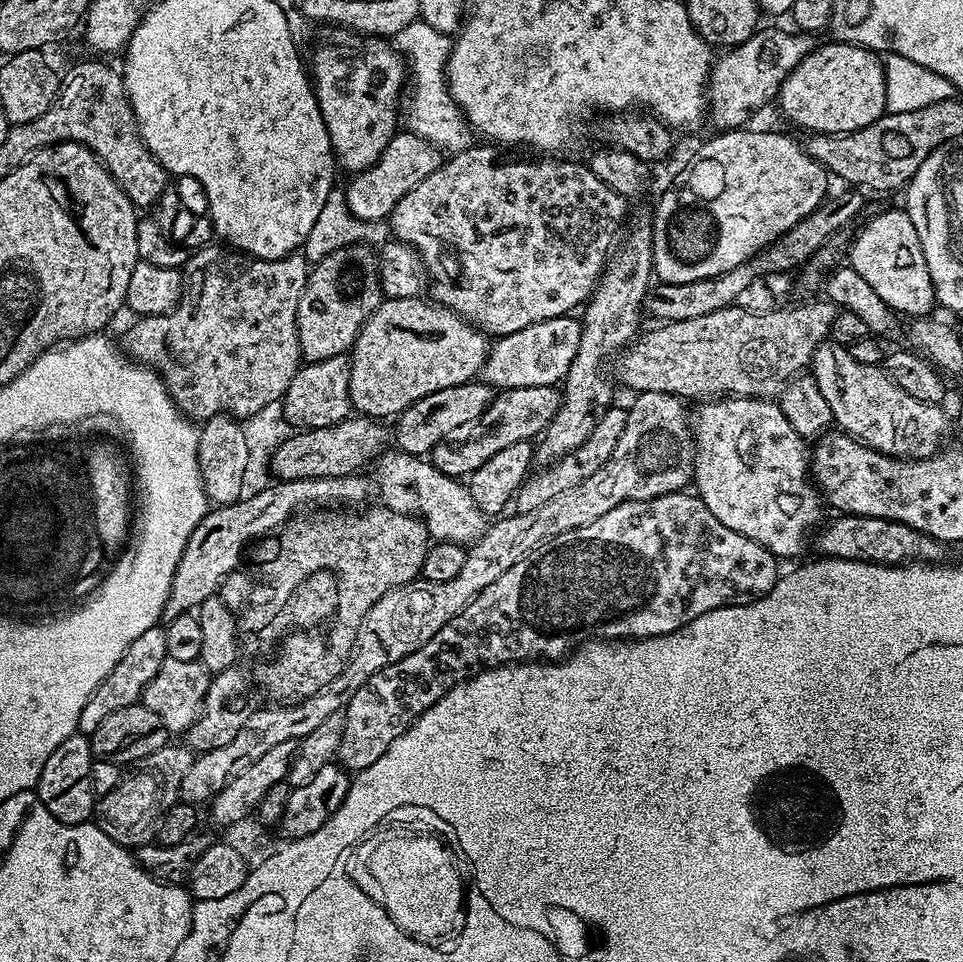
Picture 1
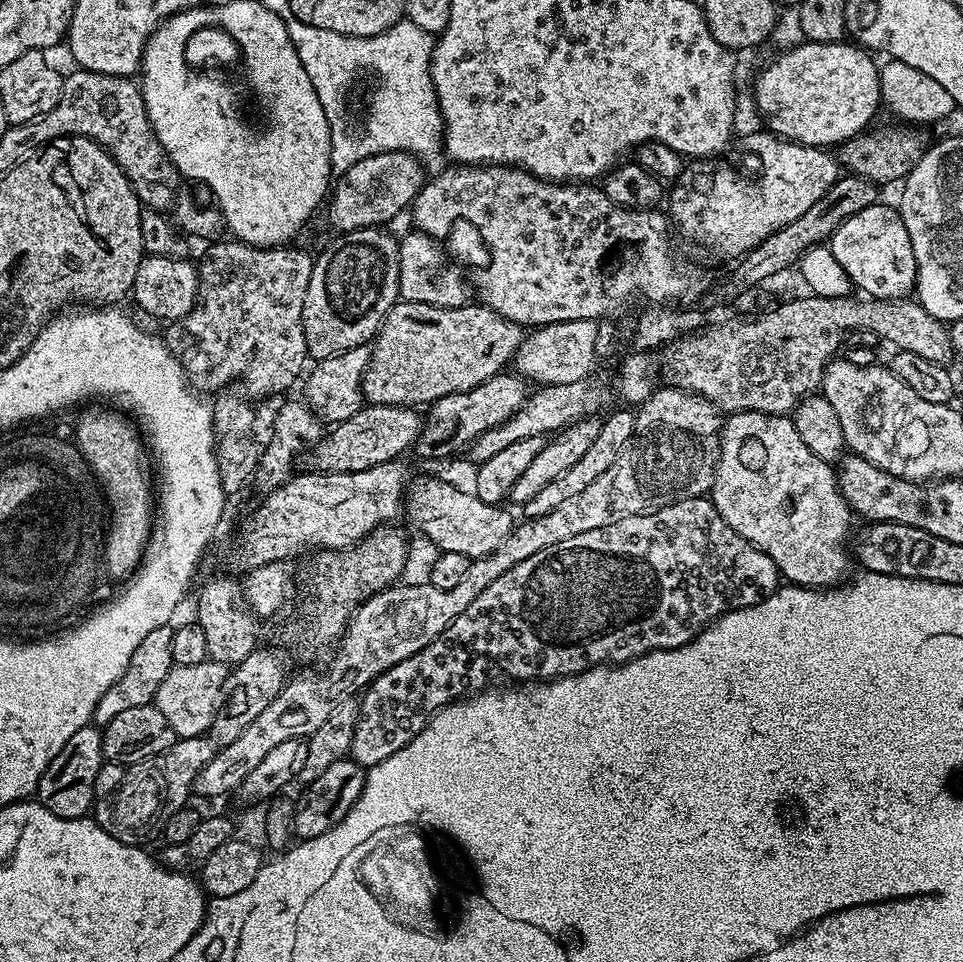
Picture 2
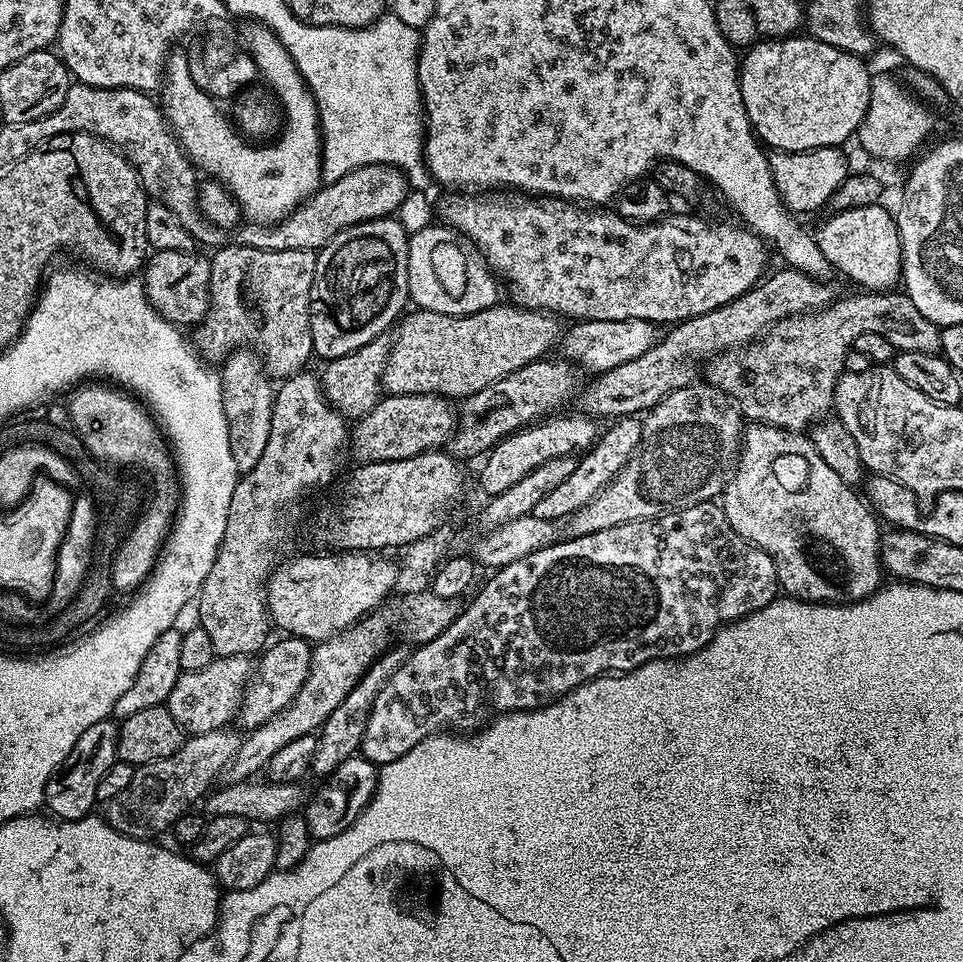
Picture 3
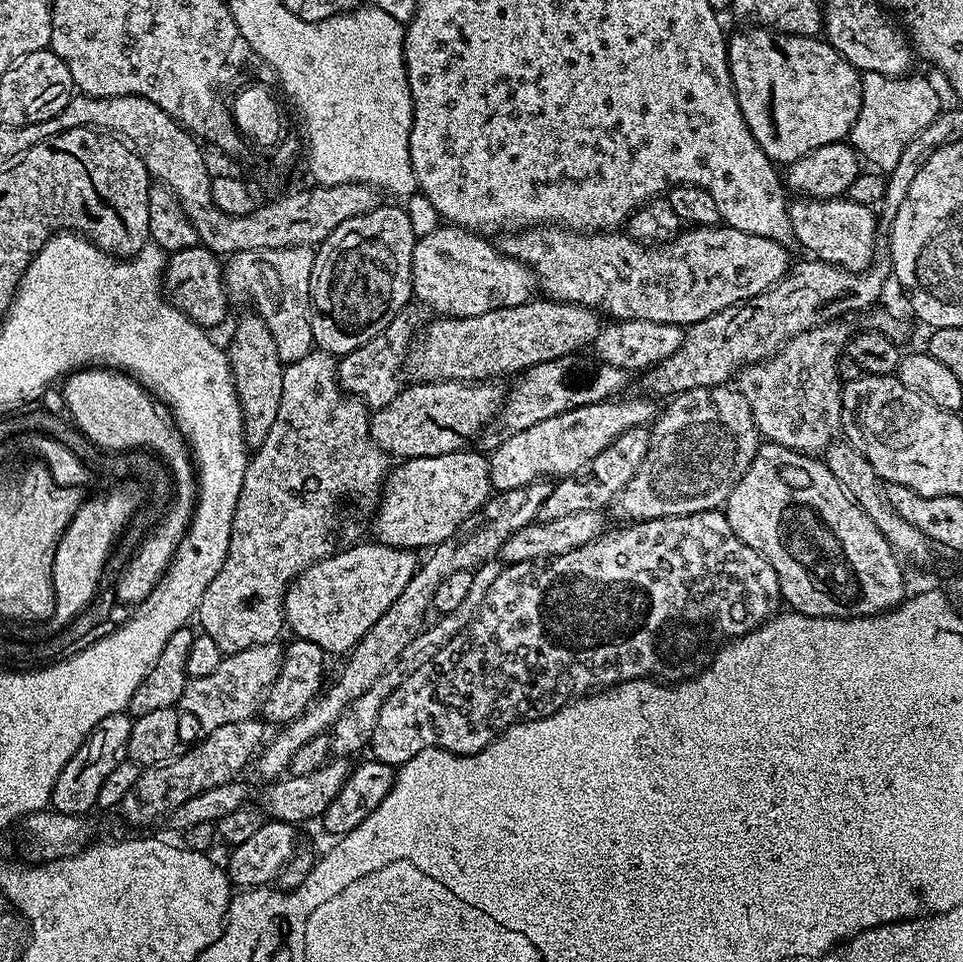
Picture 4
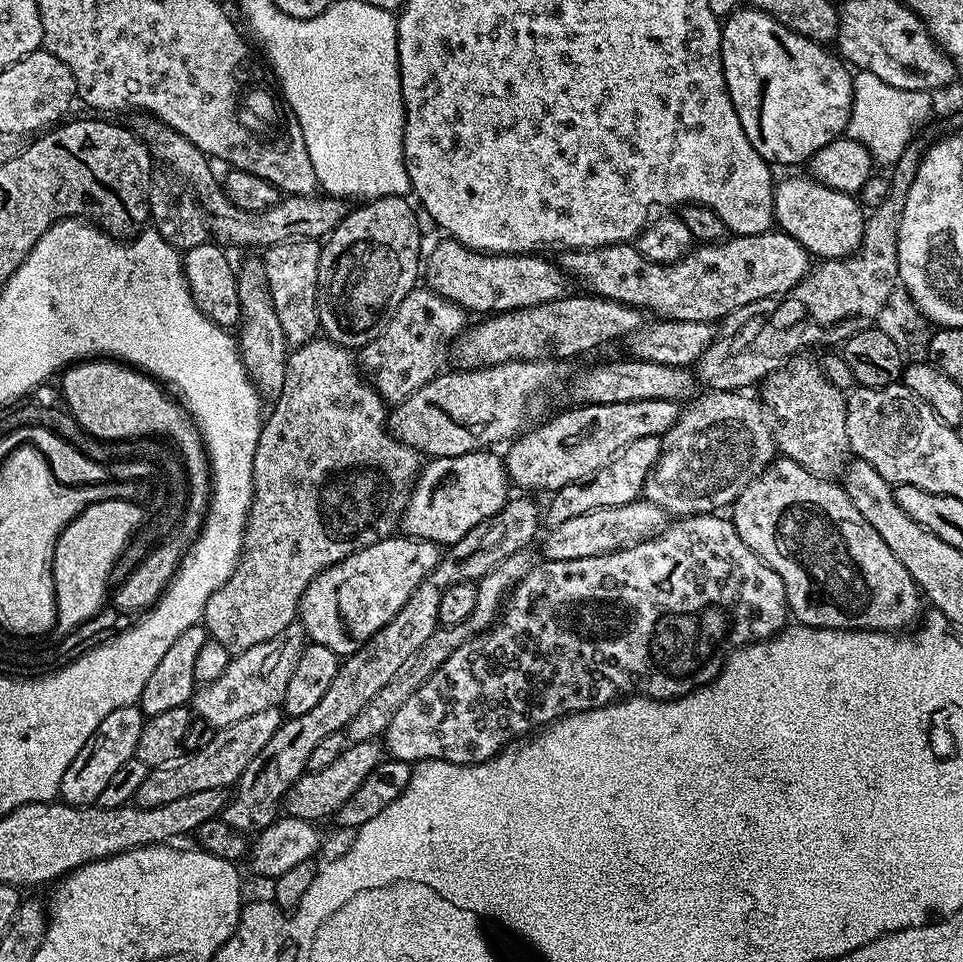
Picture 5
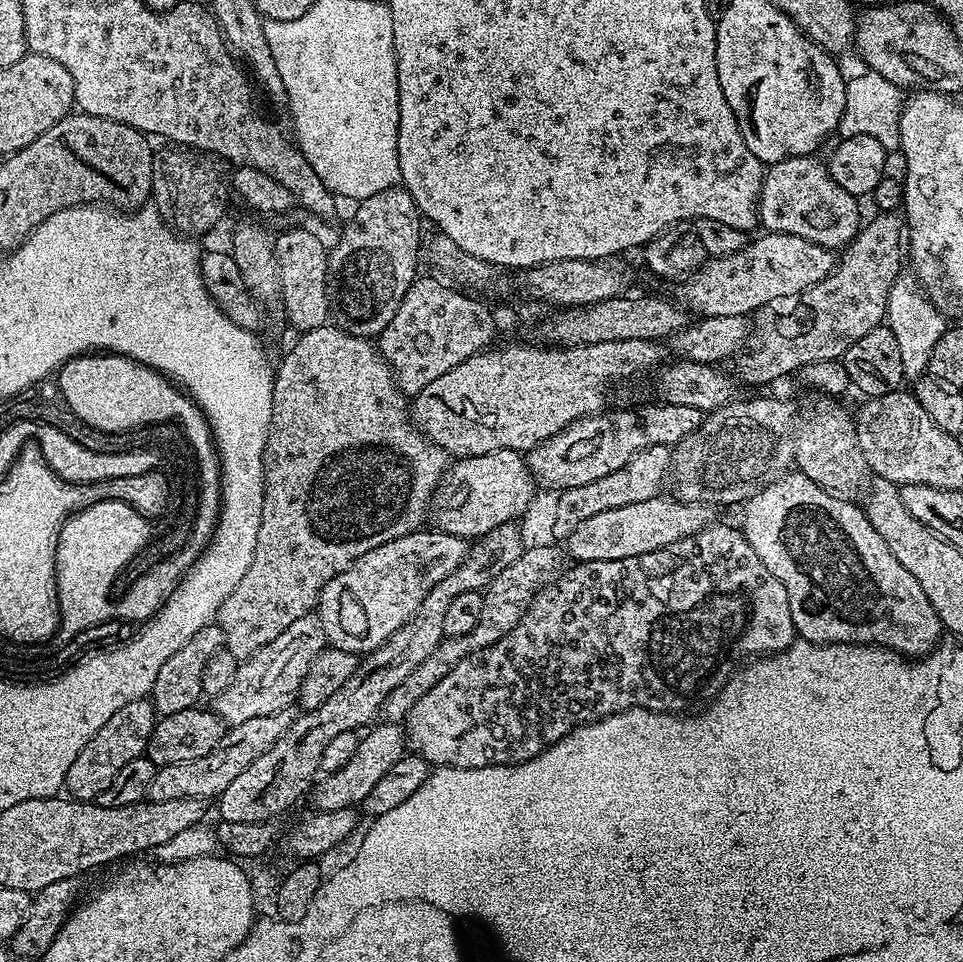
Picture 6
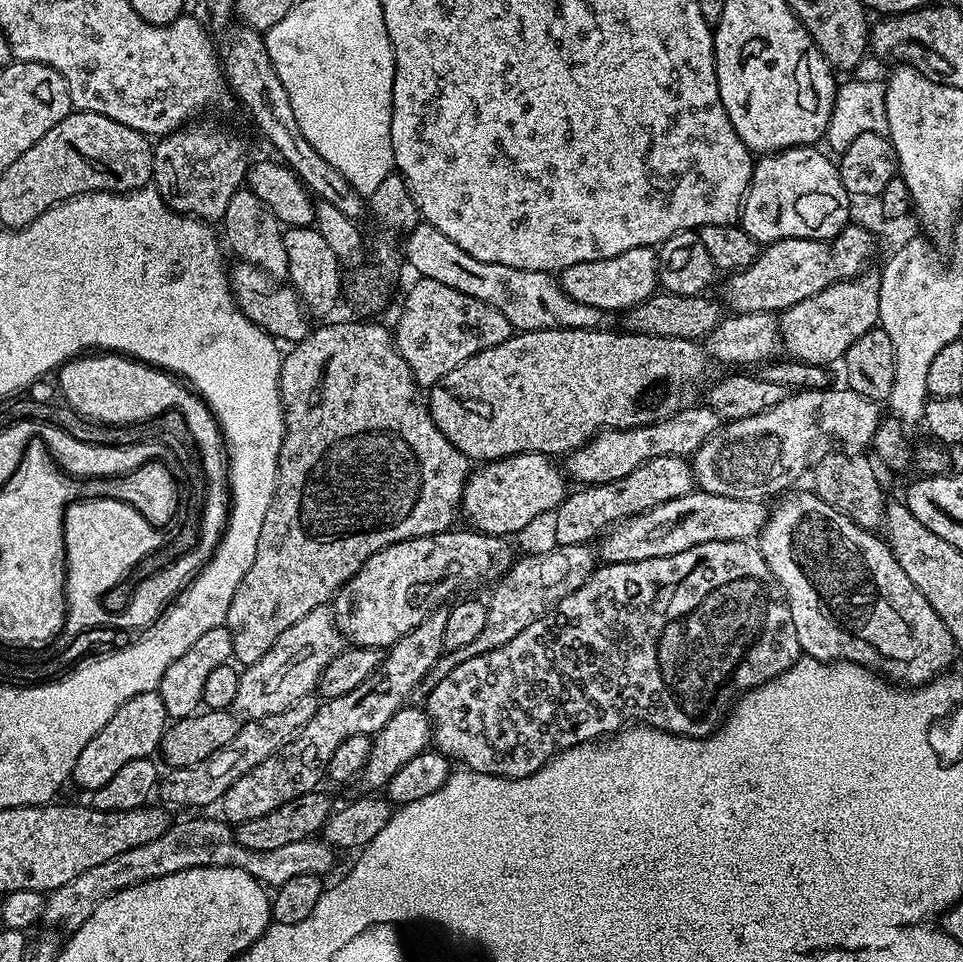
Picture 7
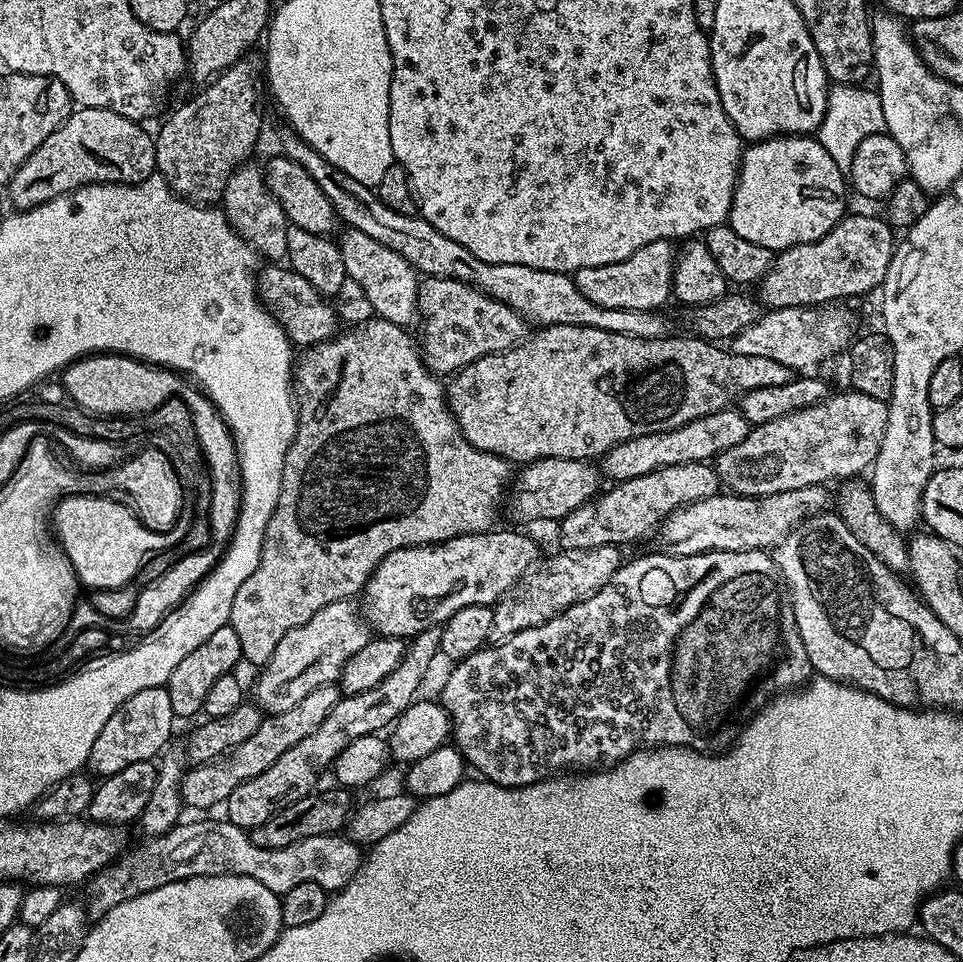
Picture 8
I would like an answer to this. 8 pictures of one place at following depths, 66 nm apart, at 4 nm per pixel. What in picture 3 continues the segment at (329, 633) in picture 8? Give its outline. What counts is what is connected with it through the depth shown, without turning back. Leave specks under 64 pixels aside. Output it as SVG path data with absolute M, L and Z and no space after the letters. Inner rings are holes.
M219 656L203 670L181 672L165 701L168 713L187 732L215 732L239 713L241 698L252 677L252 662L246 656Z

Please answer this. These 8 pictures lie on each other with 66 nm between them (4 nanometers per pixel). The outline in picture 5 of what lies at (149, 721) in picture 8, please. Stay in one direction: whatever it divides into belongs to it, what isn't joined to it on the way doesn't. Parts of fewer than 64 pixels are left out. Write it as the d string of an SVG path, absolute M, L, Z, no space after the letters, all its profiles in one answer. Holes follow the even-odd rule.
M137 705L119 707L118 710L108 714L91 738L82 746L74 761L66 766L66 771L62 774L62 782L59 783L59 799L76 808L95 805L114 773L135 757L145 719Z

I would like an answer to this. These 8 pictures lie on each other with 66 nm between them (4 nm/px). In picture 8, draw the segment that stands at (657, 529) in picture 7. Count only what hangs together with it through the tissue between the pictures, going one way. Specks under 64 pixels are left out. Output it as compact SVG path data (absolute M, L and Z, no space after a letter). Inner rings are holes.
M815 484L769 496L707 496L671 512L655 533L655 547L667 556L693 556L703 552L754 552L772 550L809 516L823 513L828 504L827 487Z

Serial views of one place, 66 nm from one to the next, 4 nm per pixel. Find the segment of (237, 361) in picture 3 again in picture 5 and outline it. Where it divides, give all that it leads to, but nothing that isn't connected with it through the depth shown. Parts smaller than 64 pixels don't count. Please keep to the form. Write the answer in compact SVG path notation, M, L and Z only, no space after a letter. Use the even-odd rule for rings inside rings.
M256 254L245 256L248 257L236 268L236 293L240 303L238 347L244 368L248 371L253 386L265 401L272 402L279 396L282 382L286 378L286 362L290 345L282 330L282 322L278 322L274 302L270 298L263 259Z

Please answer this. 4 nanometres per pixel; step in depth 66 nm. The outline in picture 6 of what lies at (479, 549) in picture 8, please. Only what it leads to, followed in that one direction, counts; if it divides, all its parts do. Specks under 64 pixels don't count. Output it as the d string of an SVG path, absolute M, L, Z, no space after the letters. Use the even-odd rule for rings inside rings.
M417 530L374 546L320 591L318 619L324 639L338 650L367 654L385 644L422 606L422 598L460 567L469 541L439 530Z

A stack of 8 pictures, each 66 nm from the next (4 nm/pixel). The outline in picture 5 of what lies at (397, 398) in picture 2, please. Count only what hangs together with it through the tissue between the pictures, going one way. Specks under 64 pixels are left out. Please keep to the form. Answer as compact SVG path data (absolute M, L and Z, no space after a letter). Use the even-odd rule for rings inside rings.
M569 294L554 302L542 302L538 306L519 308L513 312L502 312L489 315L481 324L473 323L460 333L454 344L454 356L461 369L489 368L511 360L539 360L541 362L556 362L552 360L568 360L571 356L584 356L611 340L623 341L632 332L645 327L646 316L643 311L629 304L614 302L607 296Z

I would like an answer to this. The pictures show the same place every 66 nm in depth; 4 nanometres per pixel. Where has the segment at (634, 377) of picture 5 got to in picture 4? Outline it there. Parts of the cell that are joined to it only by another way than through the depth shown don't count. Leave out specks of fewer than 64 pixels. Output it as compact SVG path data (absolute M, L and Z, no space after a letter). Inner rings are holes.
M580 354L563 356L519 373L515 381L517 384L512 389L507 389L494 426L489 427L479 437L479 447L485 448L484 450L497 448L506 437L513 436L518 430L527 430L534 426L534 422L546 422L546 418L554 418L554 414L566 414L566 410L603 404L623 393L620 391L630 380L629 372L618 366L601 364L595 359L583 360L582 357Z

